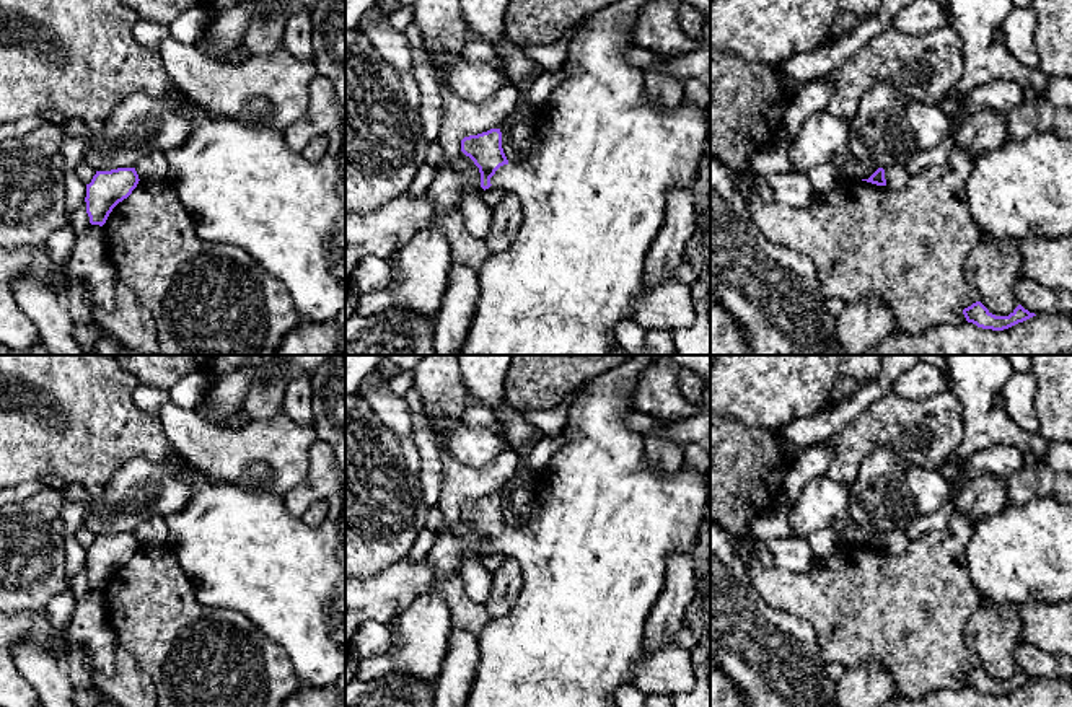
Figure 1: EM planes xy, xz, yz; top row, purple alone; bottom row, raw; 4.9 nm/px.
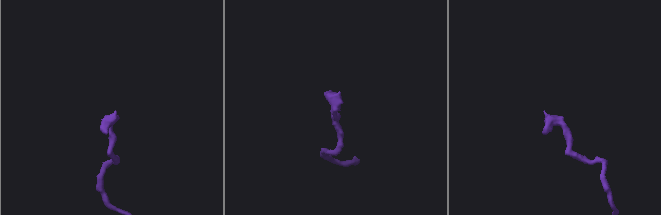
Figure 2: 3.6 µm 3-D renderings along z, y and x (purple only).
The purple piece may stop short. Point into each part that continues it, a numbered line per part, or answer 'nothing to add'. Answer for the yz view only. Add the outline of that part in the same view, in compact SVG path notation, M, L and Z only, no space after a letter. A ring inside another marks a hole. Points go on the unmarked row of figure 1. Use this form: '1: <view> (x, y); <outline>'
1: yz (898, 541); M898 529L885 534L885 544L888 552L903 554L909 547L911 538L906 531Z

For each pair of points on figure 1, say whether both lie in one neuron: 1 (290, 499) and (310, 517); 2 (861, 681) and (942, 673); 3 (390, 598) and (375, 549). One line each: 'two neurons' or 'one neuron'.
1: two neurons
2: two neurons
3: two neurons

